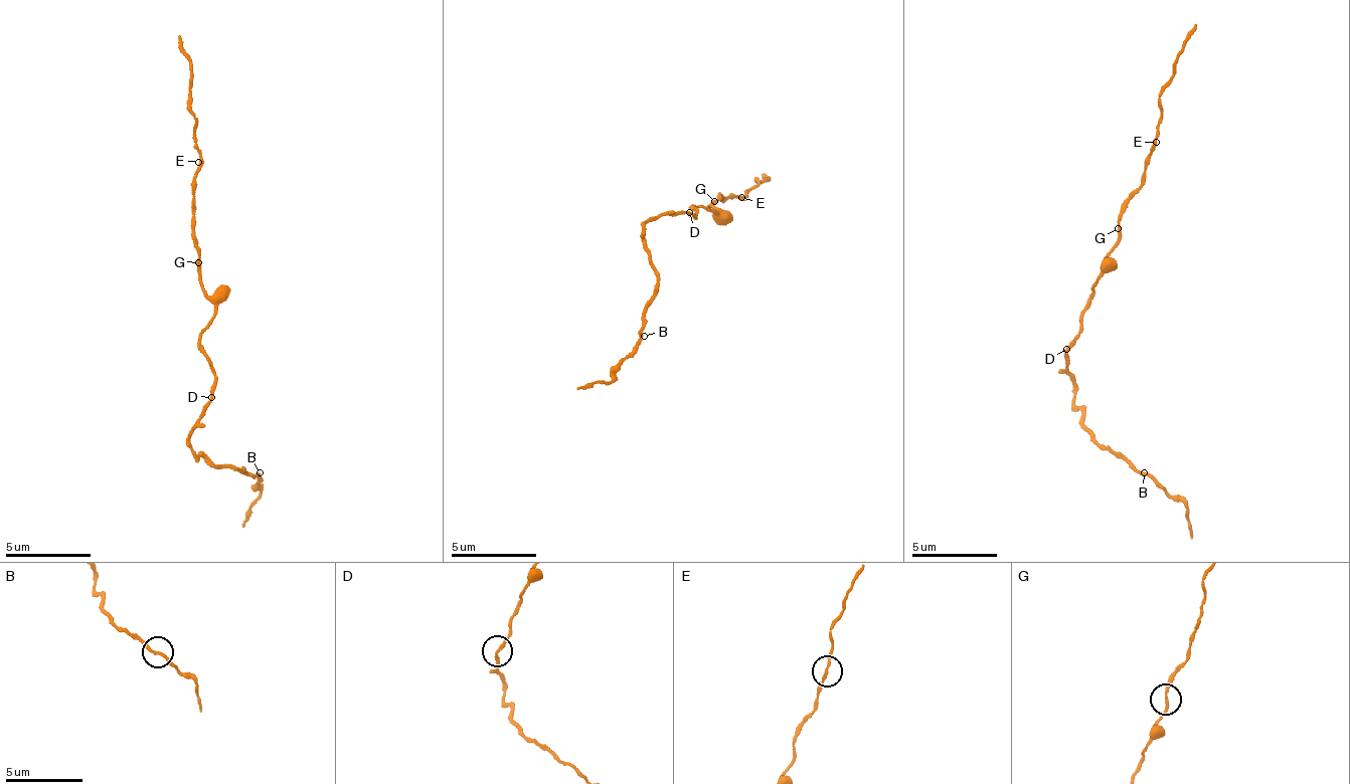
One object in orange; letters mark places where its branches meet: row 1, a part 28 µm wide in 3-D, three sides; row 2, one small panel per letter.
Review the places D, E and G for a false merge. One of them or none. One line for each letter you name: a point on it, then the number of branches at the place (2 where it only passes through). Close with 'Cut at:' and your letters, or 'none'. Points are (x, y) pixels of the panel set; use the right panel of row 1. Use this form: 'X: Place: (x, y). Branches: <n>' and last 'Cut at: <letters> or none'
Cut at: none

